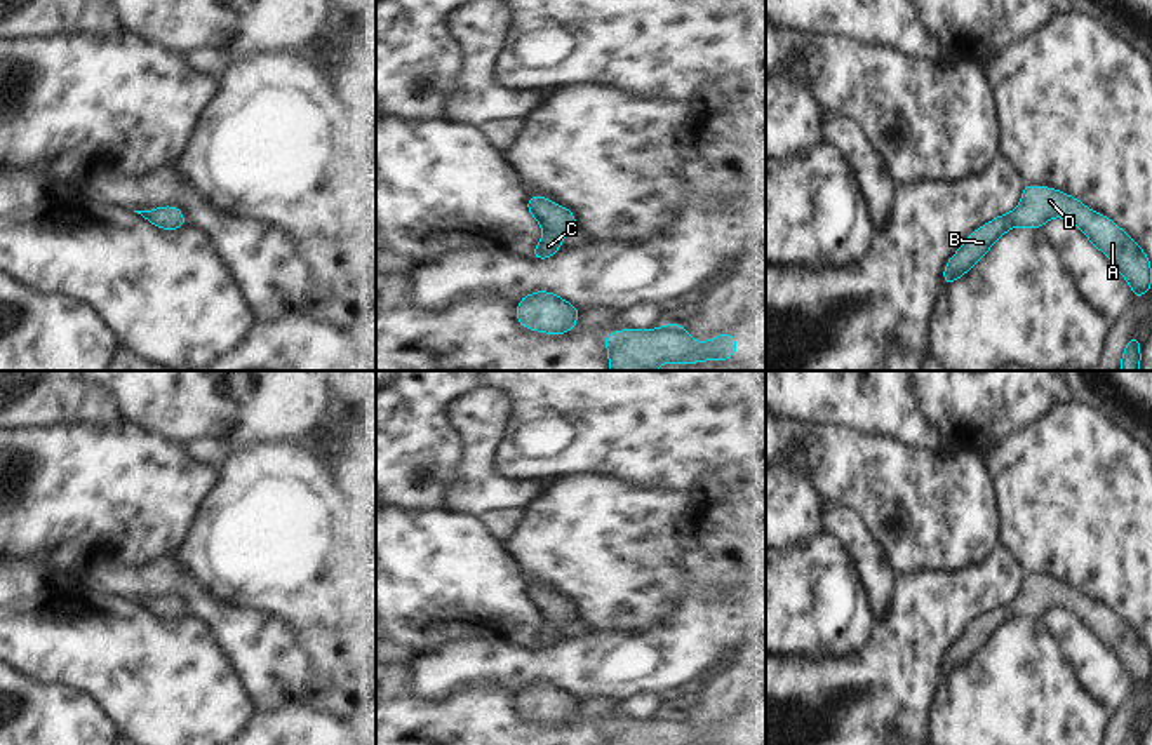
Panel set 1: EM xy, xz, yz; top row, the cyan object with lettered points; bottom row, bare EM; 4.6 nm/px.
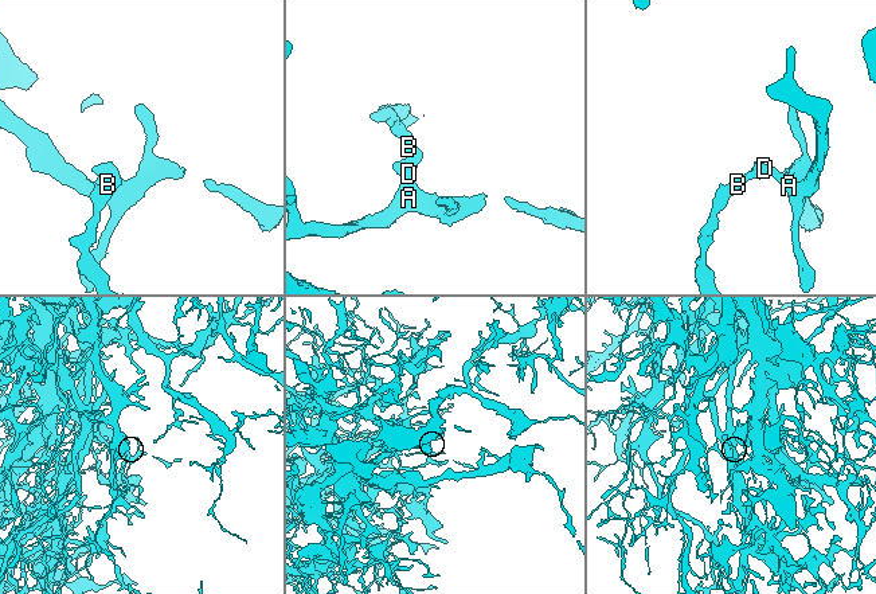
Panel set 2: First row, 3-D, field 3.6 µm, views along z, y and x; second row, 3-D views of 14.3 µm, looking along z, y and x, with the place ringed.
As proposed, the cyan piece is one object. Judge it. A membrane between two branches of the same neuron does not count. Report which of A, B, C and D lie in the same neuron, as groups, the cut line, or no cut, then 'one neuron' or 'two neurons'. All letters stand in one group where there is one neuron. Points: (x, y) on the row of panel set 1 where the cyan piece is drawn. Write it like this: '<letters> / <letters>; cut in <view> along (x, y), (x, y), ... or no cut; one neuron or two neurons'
A B C D; no cut; one neuron

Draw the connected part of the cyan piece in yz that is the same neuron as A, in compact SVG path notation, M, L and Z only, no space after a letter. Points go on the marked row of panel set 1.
M1023 185L1023 197L1011 214L1001 214L968 235L943 270L943 285L968 273L1015 226L1039 228L1049 218L1074 223L1100 249L1131 285L1135 299L1152 287L1152 266L1143 249L1107 216L1088 209L1081 200L1049 186Z

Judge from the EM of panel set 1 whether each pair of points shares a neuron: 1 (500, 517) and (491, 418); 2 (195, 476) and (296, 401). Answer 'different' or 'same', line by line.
1: different
2: different

